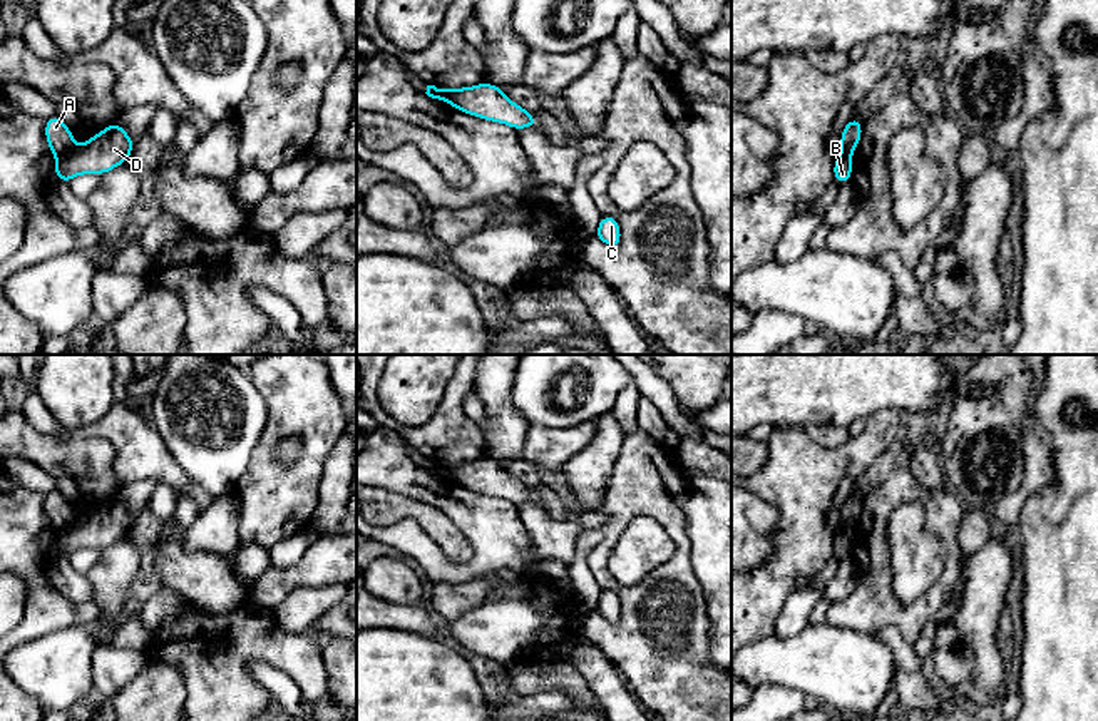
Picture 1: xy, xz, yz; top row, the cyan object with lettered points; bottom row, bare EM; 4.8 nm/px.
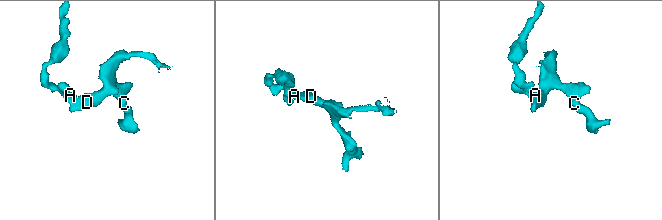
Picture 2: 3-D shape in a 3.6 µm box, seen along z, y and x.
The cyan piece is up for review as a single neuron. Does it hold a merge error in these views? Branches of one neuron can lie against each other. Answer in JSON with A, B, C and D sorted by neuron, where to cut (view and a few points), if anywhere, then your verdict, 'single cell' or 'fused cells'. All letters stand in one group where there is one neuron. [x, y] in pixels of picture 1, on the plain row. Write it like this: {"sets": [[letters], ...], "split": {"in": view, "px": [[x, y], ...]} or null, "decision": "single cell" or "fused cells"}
{"sets": [["A"], ["B", "C", "D"]], "split": {"in": "xy", "px": [[72, 521], [57, 532]]}, "decision": "fused cells"}

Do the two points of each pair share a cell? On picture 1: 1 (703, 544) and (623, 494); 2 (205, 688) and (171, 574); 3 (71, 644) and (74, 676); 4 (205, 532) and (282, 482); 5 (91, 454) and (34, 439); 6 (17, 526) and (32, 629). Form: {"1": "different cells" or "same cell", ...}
{"1": "different cells", "2": "different cells", "3": "same cell", "4": "different cells", "5": "same cell", "6": "same cell"}

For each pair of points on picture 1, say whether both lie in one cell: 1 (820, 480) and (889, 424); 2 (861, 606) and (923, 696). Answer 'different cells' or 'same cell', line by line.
1: same cell
2: different cells

